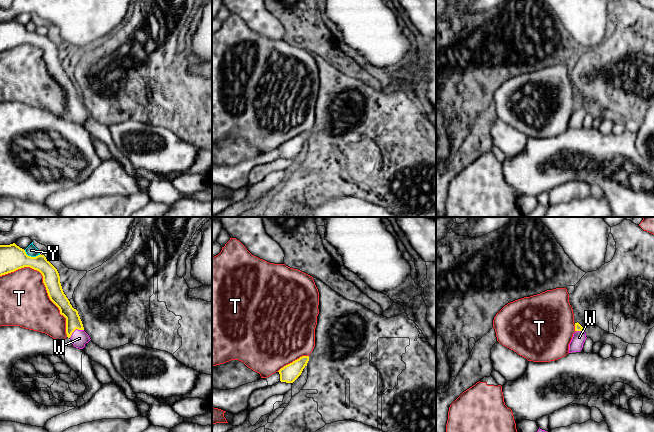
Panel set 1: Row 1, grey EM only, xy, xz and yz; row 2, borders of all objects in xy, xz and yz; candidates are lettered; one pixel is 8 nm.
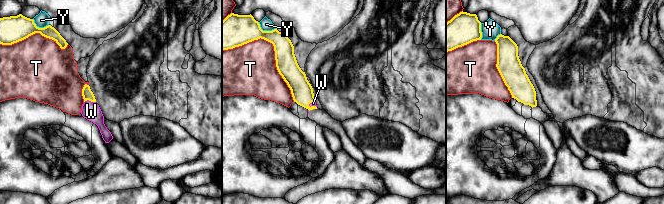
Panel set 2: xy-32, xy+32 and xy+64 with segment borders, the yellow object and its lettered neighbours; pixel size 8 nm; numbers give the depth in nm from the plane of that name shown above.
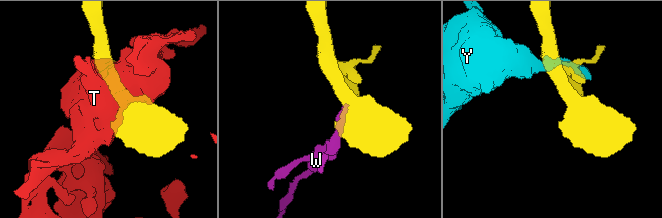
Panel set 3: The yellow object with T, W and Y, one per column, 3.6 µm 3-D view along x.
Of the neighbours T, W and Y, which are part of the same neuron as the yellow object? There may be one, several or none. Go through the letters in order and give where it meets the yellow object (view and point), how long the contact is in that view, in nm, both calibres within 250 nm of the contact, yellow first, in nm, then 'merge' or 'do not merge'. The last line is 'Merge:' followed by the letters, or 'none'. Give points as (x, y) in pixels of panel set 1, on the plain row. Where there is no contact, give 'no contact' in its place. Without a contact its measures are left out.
T: xy (44, 60) | 750 nm | 140/400 nm | do not merge
W: xy (75, 105) | 140 nm | 120/140 nm | merge
Y: xy (32, 33) | 140 nm | 200/90 nm | do not merge
Merge: W

